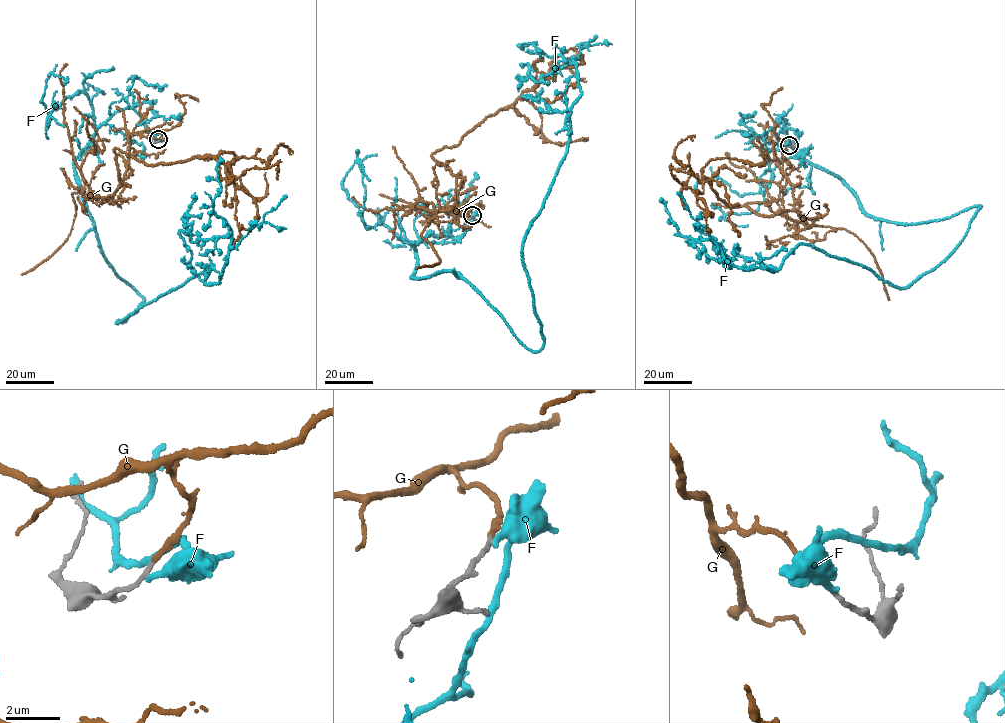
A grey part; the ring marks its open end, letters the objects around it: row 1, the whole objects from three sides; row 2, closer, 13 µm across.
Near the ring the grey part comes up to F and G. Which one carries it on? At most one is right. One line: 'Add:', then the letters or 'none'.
Add: G

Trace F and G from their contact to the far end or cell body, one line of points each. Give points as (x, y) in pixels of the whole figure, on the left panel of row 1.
F: (158, 140), (123, 108), (75, 163), (102, 254), (144, 299), (118, 323), (221, 278), (220, 156)
G: (158, 139), (130, 137), (120, 184), (115, 148), (149, 165), (233, 153), (233, 181), (261, 199), (265, 172)

